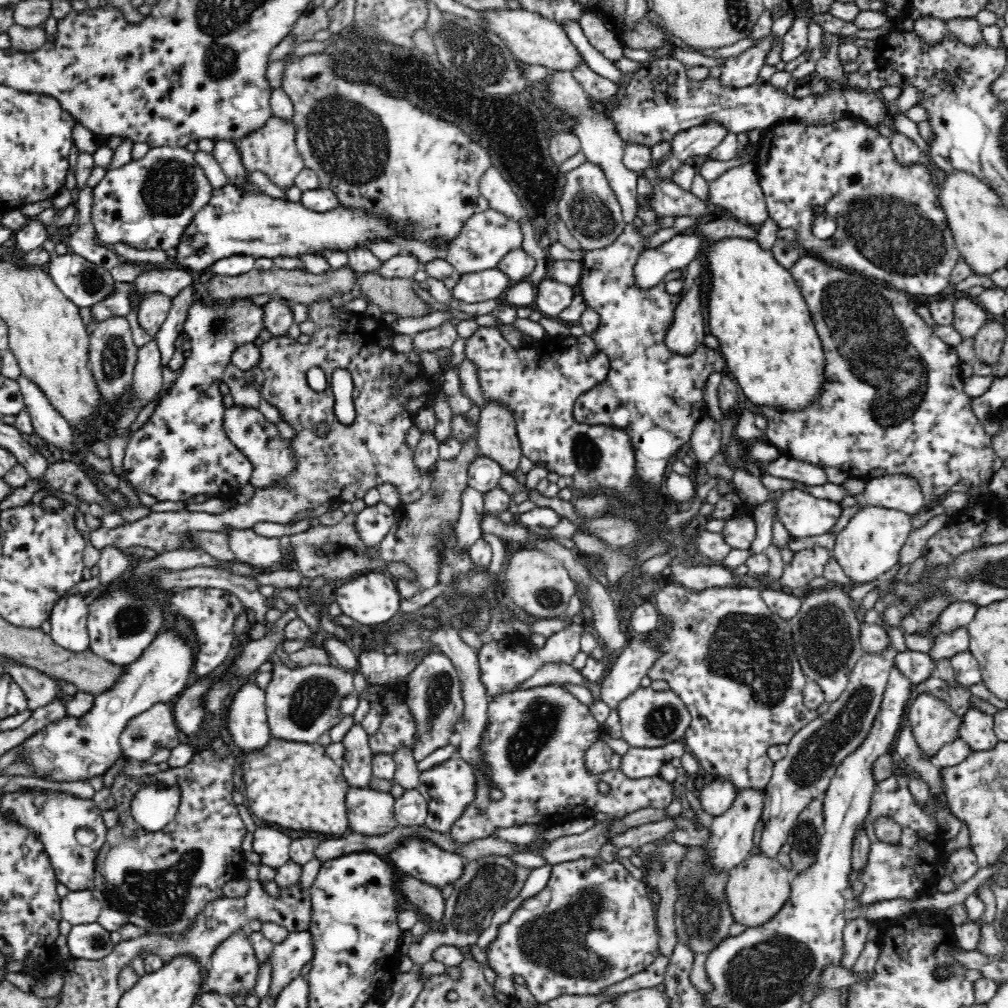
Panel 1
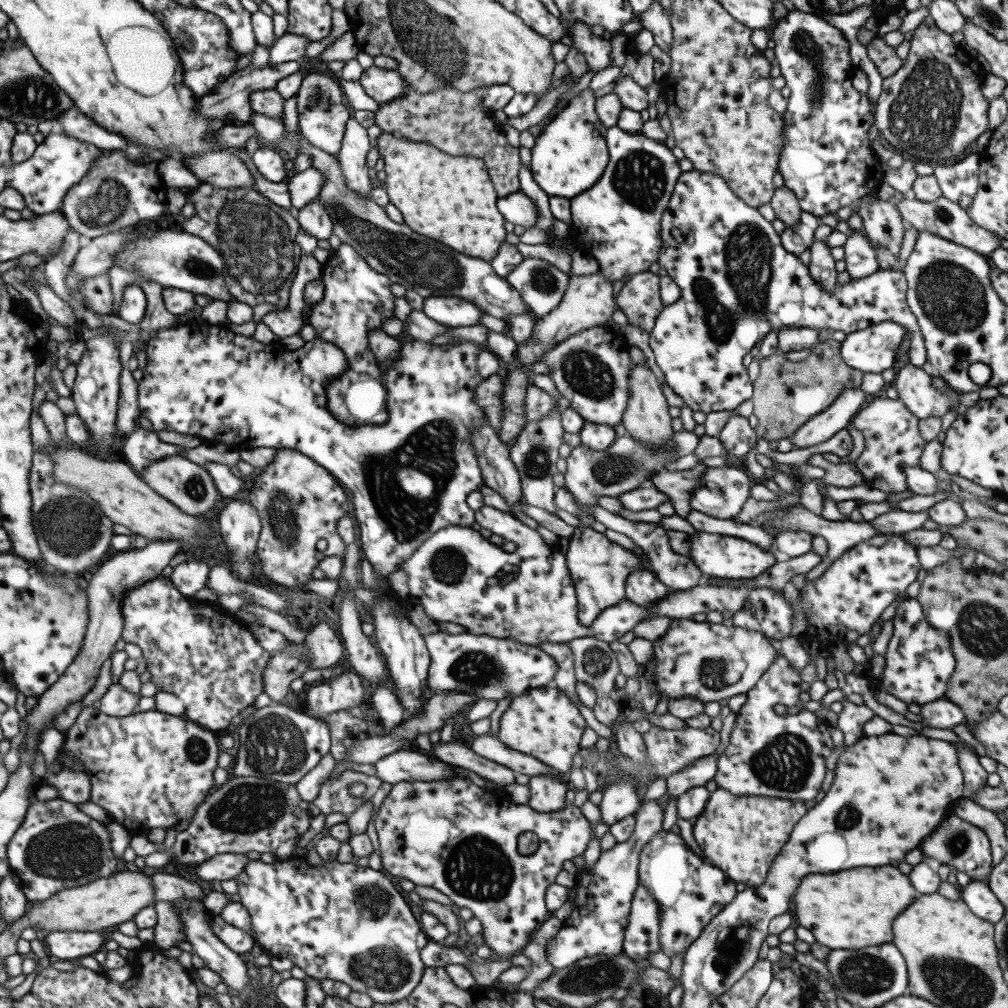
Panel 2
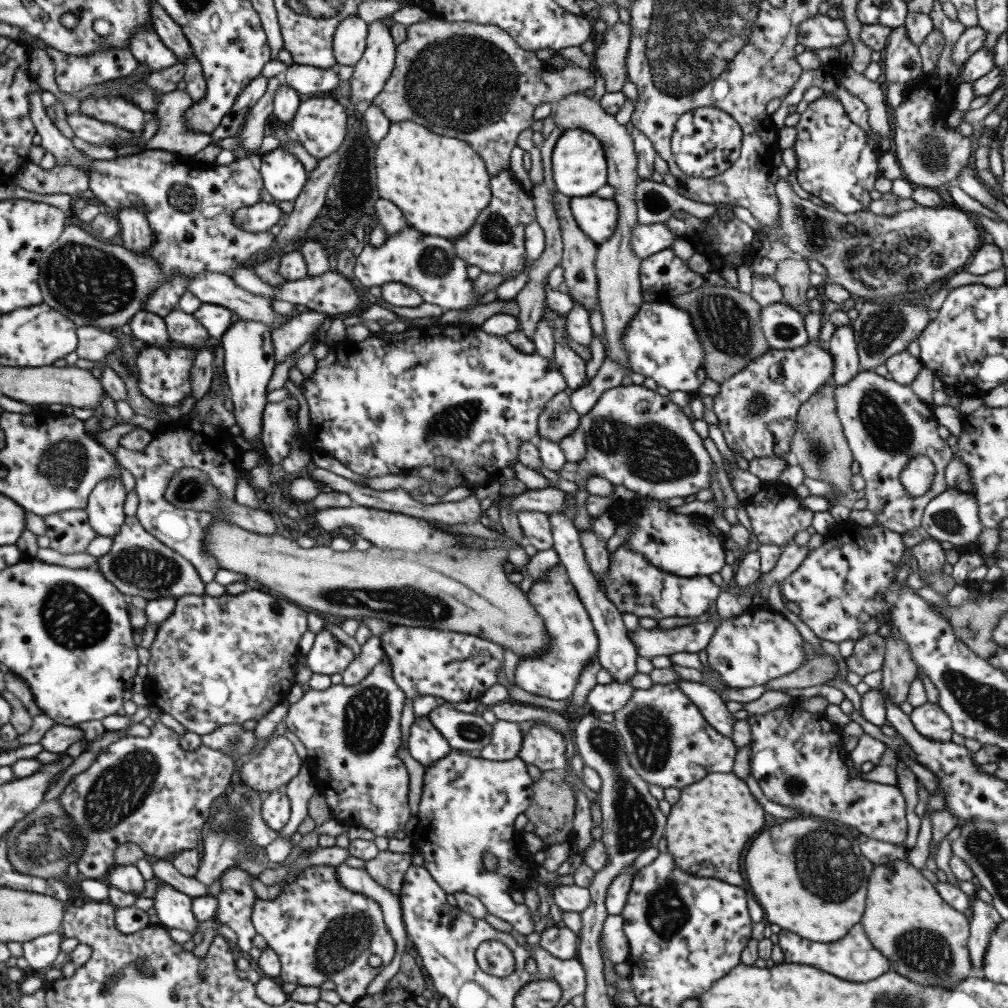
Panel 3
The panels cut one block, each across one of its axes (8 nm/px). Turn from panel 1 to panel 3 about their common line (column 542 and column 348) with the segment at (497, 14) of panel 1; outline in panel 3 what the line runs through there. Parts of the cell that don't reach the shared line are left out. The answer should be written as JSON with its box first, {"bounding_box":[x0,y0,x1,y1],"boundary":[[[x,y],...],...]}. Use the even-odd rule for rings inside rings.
{"bounding_box":[333,14,368,66],"boundary":[[[357,14],[340,22],[333,36],[333,53],[337,66],[354,66],[364,54],[368,24]]]}

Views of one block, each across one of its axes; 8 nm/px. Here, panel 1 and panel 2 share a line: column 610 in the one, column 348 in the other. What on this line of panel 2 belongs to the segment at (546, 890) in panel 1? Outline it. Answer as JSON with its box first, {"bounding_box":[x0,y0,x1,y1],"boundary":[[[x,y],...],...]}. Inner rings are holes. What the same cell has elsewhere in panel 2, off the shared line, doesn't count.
{"bounding_box":[236,856,430,1006],"boundary":[[[254,856],[254,859],[251,859],[245,866],[245,869],[237,876],[236,882],[239,884],[238,895],[240,895],[240,903],[246,907],[251,918],[252,936],[254,936],[255,942],[271,958],[287,958],[290,960],[290,965],[299,966],[302,970],[305,970],[308,977],[314,977],[318,980],[332,979],[338,982],[345,982],[352,991],[368,994],[375,1003],[382,1003],[386,1006],[406,998],[420,982],[426,967],[421,959],[421,950],[430,940],[428,935],[422,930],[418,920],[416,920],[414,912],[410,909],[409,900],[401,891],[395,879],[388,876],[384,871],[357,865],[355,862],[340,863],[336,859],[334,861],[326,861],[324,865],[312,866],[308,865],[306,858],[303,857],[290,857],[285,861],[276,860],[274,863],[266,864]]]}

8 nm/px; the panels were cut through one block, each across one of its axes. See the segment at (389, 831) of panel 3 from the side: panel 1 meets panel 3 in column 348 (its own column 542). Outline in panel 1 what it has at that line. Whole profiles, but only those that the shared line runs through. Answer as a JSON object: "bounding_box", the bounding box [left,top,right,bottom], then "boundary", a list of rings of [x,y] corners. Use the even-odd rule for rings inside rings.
{"bounding_box":[451,685,675,843],"boundary":[[[558,685],[536,686],[536,688],[530,688],[530,690],[516,690],[508,692],[498,697],[493,697],[487,708],[486,726],[481,736],[482,753],[484,753],[484,766],[472,766],[475,778],[477,781],[476,792],[474,800],[464,809],[464,812],[455,820],[455,823],[451,826],[451,831],[454,841],[458,843],[467,843],[476,839],[490,837],[493,834],[495,828],[510,828],[511,826],[522,826],[523,824],[537,824],[546,829],[552,828],[553,825],[562,824],[565,820],[571,818],[586,818],[586,816],[592,816],[597,812],[604,812],[608,815],[616,815],[616,817],[624,817],[631,812],[640,810],[641,808],[665,808],[675,800],[672,793],[672,785],[670,782],[663,779],[661,776],[646,777],[641,779],[628,778],[622,772],[608,772],[600,773],[599,776],[596,773],[590,773],[585,764],[586,752],[593,746],[593,744],[599,739],[602,730],[602,723],[598,722],[594,718],[594,715],[590,712],[590,707],[586,704],[582,704],[580,700],[577,700],[566,688]],[[607,782],[610,785],[609,793],[602,794],[598,791],[598,783]],[[490,788],[497,788],[503,792],[503,797],[499,801],[490,799]]]}

